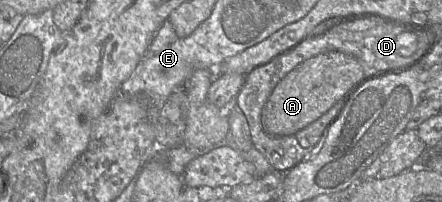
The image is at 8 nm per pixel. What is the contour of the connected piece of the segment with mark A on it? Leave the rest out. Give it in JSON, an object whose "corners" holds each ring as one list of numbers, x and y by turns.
{"corners":[[343,52,321,53,304,61,289,72,271,93,262,111,264,130,272,136,295,135,343,100,364,75,359,60]]}

